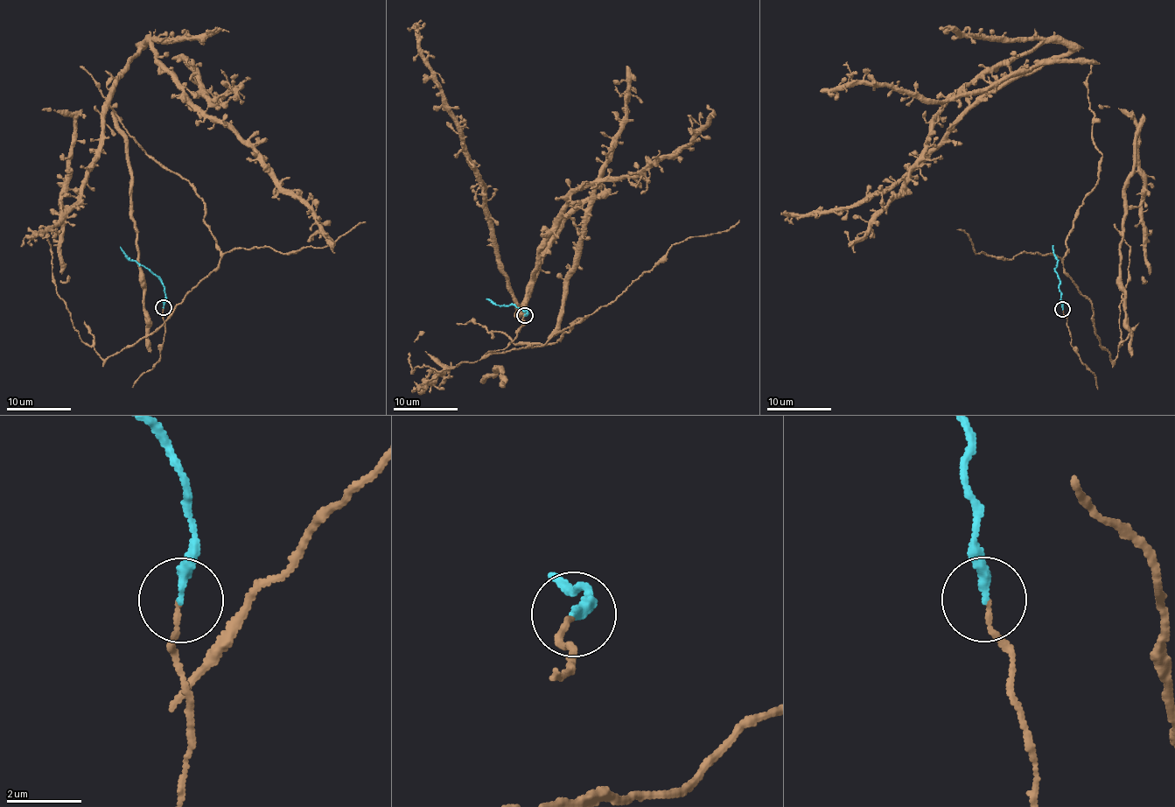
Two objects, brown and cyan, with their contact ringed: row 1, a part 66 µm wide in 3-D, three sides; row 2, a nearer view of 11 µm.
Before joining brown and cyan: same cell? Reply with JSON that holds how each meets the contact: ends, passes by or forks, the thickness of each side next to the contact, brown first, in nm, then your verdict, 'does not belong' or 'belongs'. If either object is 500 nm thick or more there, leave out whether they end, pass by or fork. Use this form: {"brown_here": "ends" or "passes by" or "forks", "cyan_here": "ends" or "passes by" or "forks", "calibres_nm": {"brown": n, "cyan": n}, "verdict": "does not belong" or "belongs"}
{"brown_here": "ends", "cyan_here": "ends", "calibres_nm": {"brown": 120, "cyan": 240}, "verdict": "belongs"}

